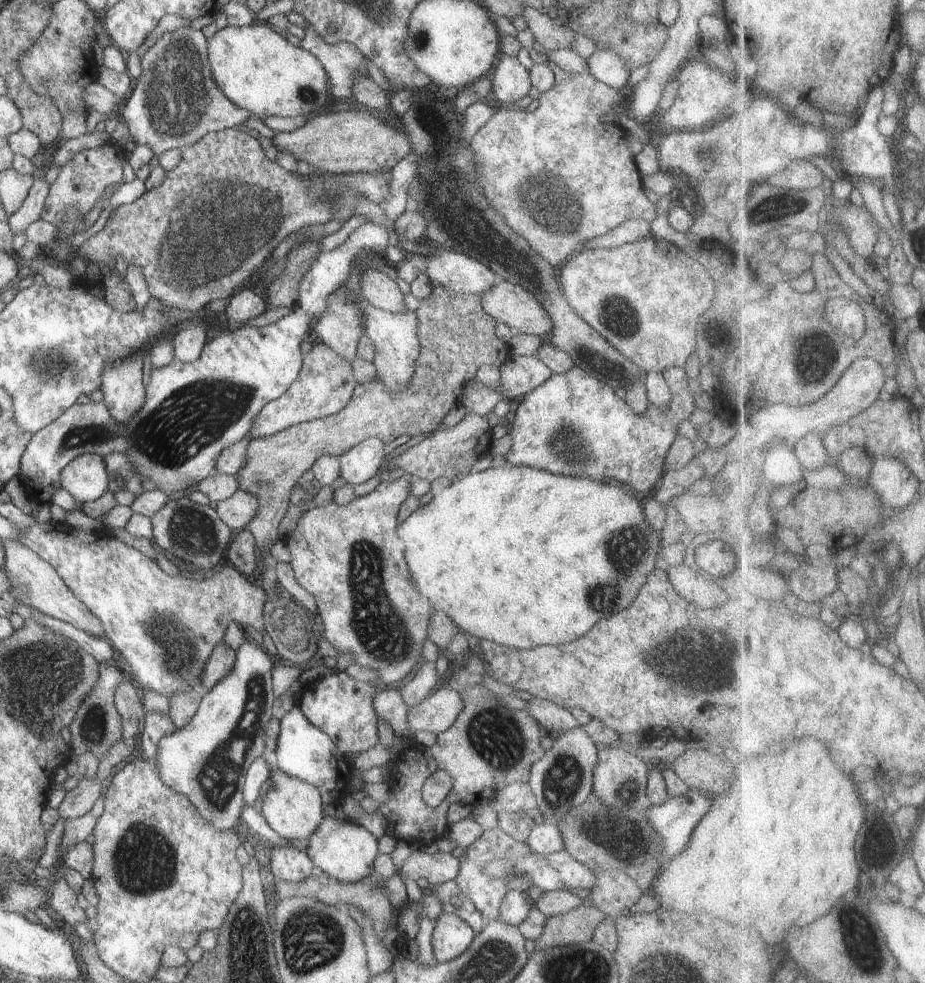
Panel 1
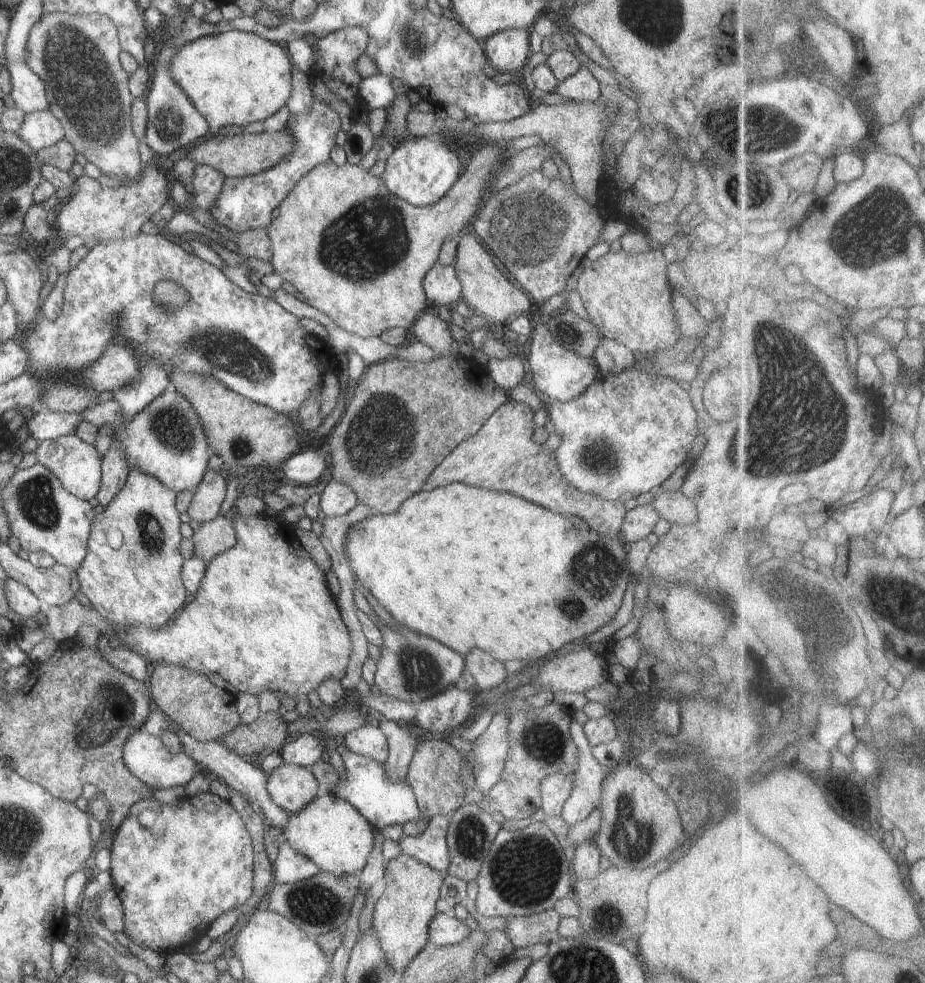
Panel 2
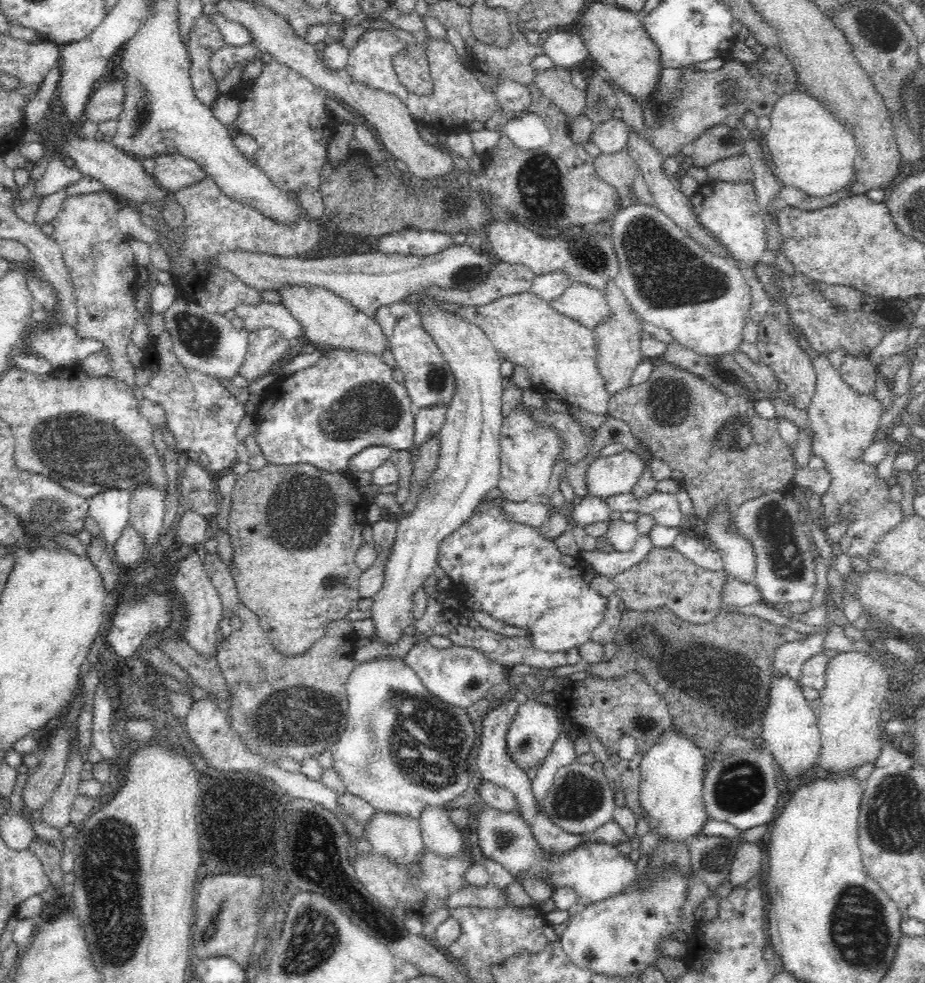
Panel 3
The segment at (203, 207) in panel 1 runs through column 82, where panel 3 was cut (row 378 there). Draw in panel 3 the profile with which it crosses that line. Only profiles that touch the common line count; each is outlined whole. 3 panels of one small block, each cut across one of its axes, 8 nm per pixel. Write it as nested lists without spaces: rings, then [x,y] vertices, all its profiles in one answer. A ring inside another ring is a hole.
[[[260,327],[250,332],[248,354],[238,370],[248,383],[270,375],[274,364],[283,361],[290,349],[290,341],[283,338],[273,327]]]

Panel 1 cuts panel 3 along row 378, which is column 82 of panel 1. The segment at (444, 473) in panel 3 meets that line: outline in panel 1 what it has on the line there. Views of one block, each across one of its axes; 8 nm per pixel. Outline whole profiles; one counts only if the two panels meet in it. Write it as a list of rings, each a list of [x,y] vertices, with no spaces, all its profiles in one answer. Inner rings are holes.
[[[82,454],[67,464],[60,474],[61,488],[76,501],[85,503],[98,500],[108,491],[109,478],[104,457]]]

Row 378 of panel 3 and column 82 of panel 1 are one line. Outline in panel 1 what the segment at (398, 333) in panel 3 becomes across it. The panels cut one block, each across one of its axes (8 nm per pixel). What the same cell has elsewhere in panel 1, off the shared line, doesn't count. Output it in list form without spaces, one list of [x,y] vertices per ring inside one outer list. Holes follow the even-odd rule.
[[[368,219],[366,224],[362,224],[348,236],[342,246],[331,252],[323,251],[318,254],[298,286],[300,298],[295,303],[294,312],[277,322],[258,328],[228,326],[212,341],[206,342],[200,358],[194,362],[182,362],[175,358],[168,366],[151,368],[150,380],[144,386],[142,408],[138,408],[128,422],[116,422],[104,403],[91,400],[87,404],[76,403],[70,406],[54,422],[33,433],[22,454],[19,473],[30,501],[40,505],[53,504],[52,498],[56,490],[61,488],[62,469],[82,454],[98,454],[102,457],[108,454],[124,454],[130,460],[128,464],[134,466],[134,470],[143,479],[152,480],[156,490],[163,491],[168,496],[185,495],[187,491],[196,489],[216,469],[220,453],[248,435],[250,424],[262,407],[280,398],[292,386],[303,365],[304,354],[300,350],[302,341],[312,338],[313,324],[326,312],[328,298],[346,284],[352,261],[356,257],[364,251],[377,257],[384,256],[393,237],[392,229],[393,227],[390,229],[384,224],[374,224]]]

